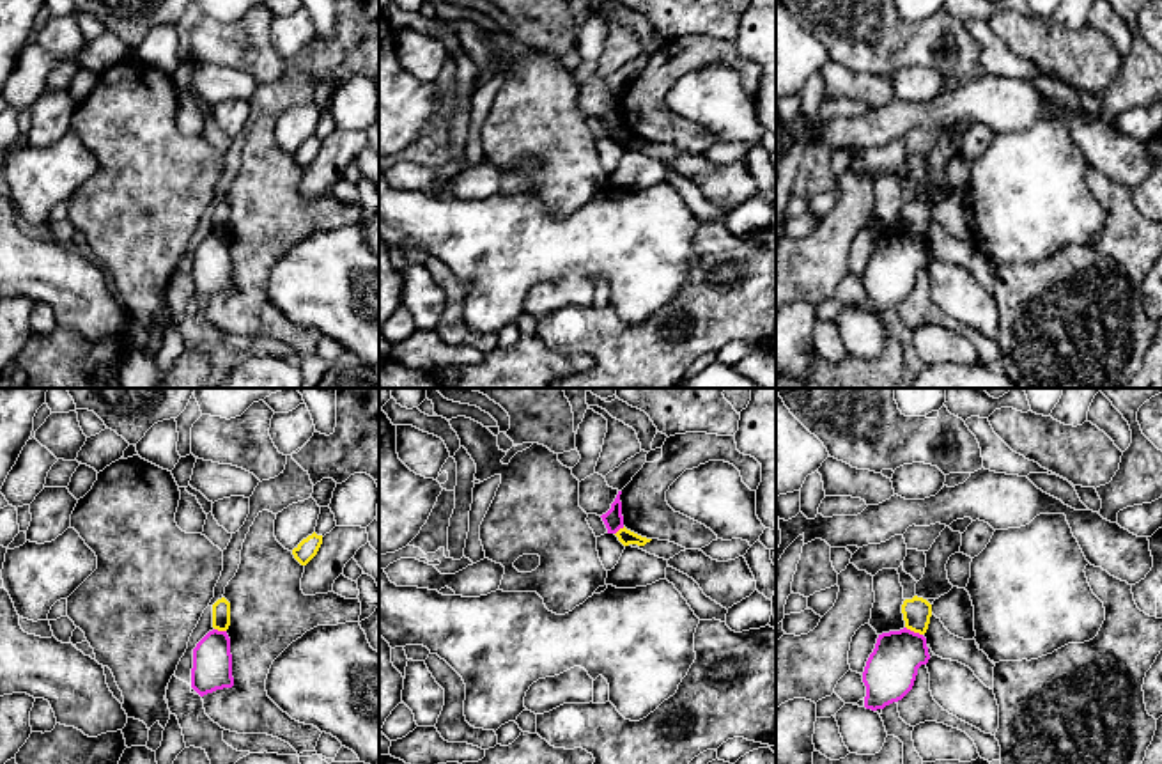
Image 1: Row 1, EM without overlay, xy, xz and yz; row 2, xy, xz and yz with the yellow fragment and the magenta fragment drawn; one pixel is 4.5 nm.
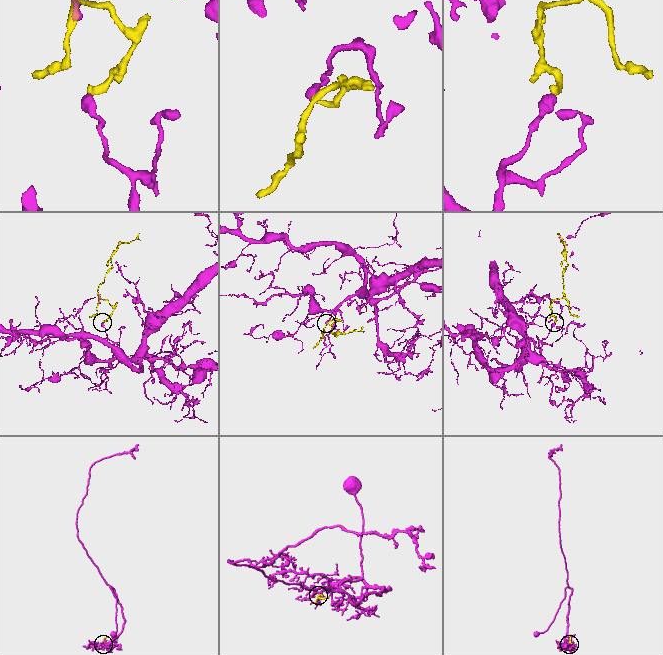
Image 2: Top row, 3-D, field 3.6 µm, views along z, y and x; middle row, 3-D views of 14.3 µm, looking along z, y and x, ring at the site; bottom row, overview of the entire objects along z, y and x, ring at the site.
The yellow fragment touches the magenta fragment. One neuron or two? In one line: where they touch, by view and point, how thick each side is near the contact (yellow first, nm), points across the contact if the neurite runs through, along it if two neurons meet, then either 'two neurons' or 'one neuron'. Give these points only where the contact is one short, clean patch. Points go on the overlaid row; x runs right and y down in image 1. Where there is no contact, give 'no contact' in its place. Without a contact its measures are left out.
yz (914, 631) | 130/240 nm | along yz (906, 626), (921, 635) | two neurons

